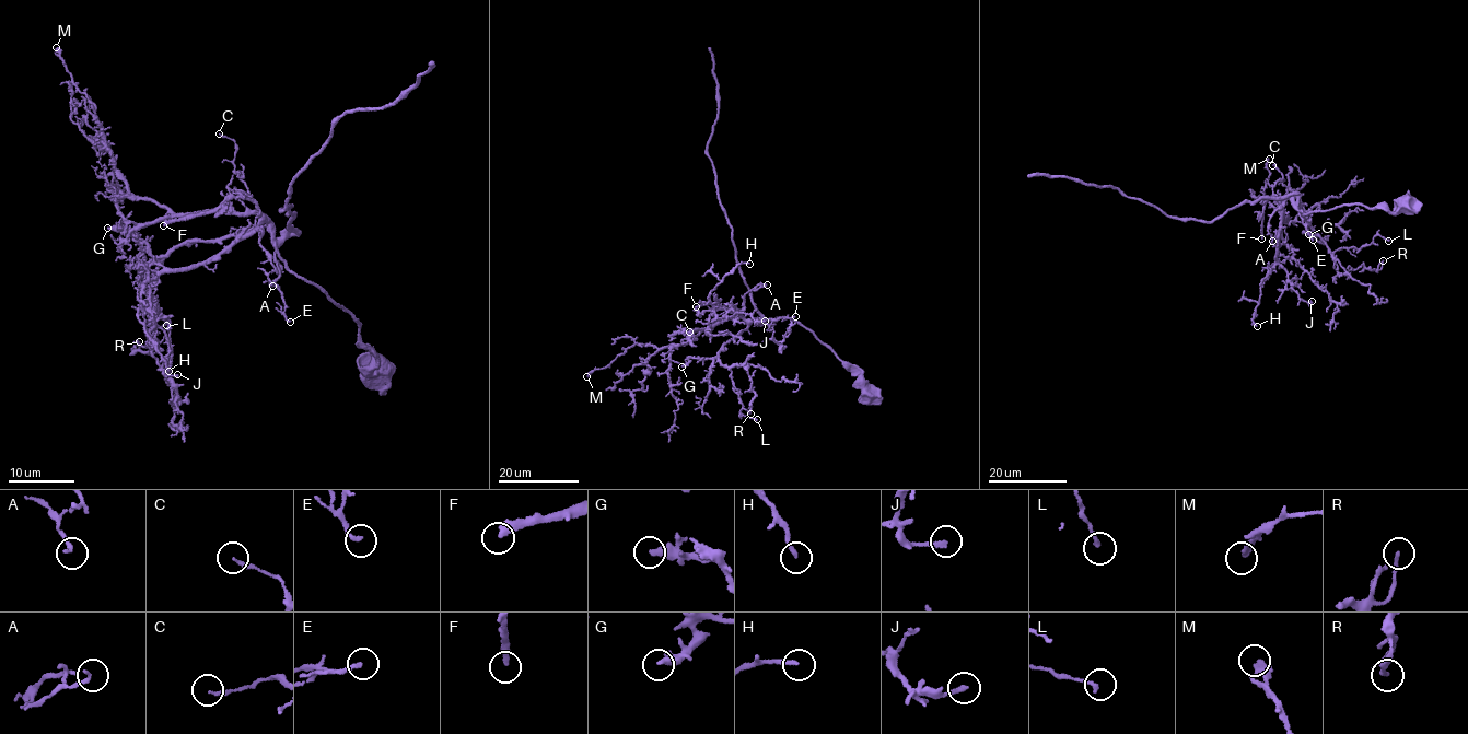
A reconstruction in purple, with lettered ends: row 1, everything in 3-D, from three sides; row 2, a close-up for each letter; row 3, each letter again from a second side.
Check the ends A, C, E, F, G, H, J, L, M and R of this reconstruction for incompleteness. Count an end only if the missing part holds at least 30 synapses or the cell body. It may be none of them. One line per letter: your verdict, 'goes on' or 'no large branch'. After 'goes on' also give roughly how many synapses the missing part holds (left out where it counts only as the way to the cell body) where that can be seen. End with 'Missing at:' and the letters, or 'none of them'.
A: no large branch
C: no large branch
E: no large branch
F: goes on; 45 synapses
G: no large branch
H: no large branch
J: no large branch
L: no large branch
M: no large branch
R: no large branch
Missing at: F

